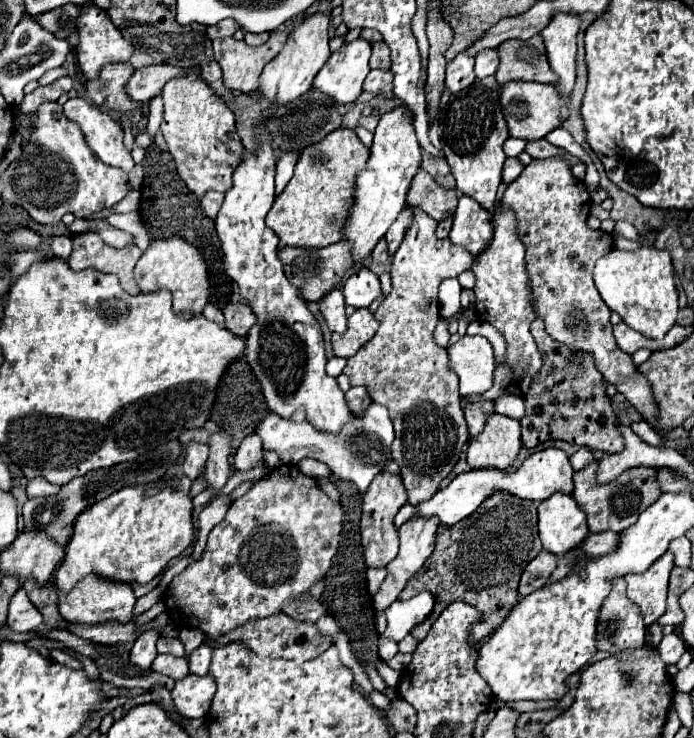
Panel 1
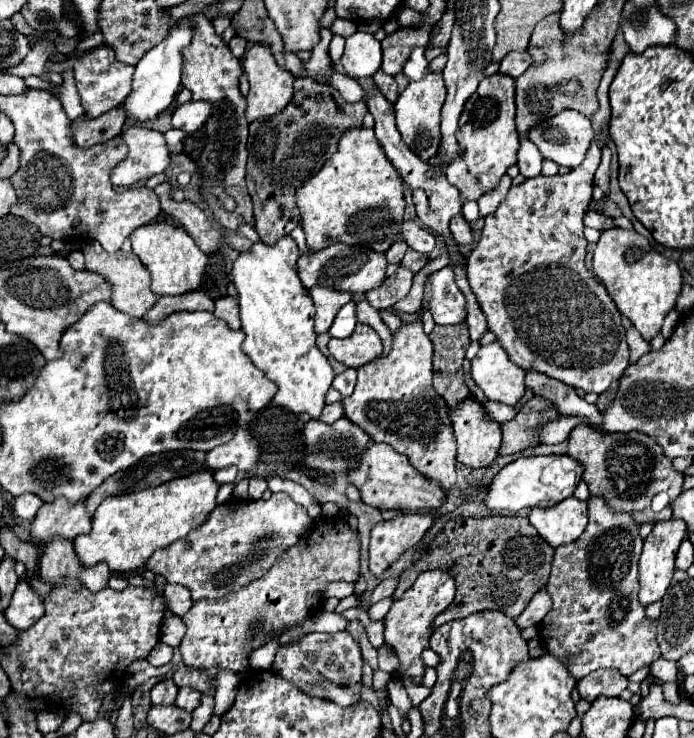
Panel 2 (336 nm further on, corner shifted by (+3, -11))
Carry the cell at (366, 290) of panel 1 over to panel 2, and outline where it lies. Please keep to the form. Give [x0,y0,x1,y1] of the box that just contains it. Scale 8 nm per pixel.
[329,301,357,339]

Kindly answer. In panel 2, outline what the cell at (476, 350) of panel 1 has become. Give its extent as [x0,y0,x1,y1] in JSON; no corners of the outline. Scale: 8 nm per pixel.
[471,343,525,407]

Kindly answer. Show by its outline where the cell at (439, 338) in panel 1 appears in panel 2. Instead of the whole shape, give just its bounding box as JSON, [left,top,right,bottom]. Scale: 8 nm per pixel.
[525,371,601,429]

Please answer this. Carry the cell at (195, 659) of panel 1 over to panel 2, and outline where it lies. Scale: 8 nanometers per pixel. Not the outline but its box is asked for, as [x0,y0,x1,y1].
[175,687,201,713]

